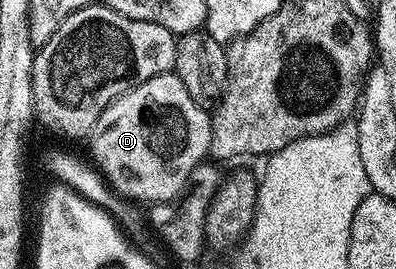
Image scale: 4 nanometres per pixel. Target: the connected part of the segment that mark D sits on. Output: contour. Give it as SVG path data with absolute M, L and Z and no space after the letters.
M175 73L159 75L150 77L150 81L131 87L126 94L119 95L104 110L102 117L98 117L90 142L91 162L119 196L140 205L171 204L188 187L188 179L194 168L209 158L212 149L212 116L194 101L194 97L190 97L190 93L186 93L186 85L182 85Z

